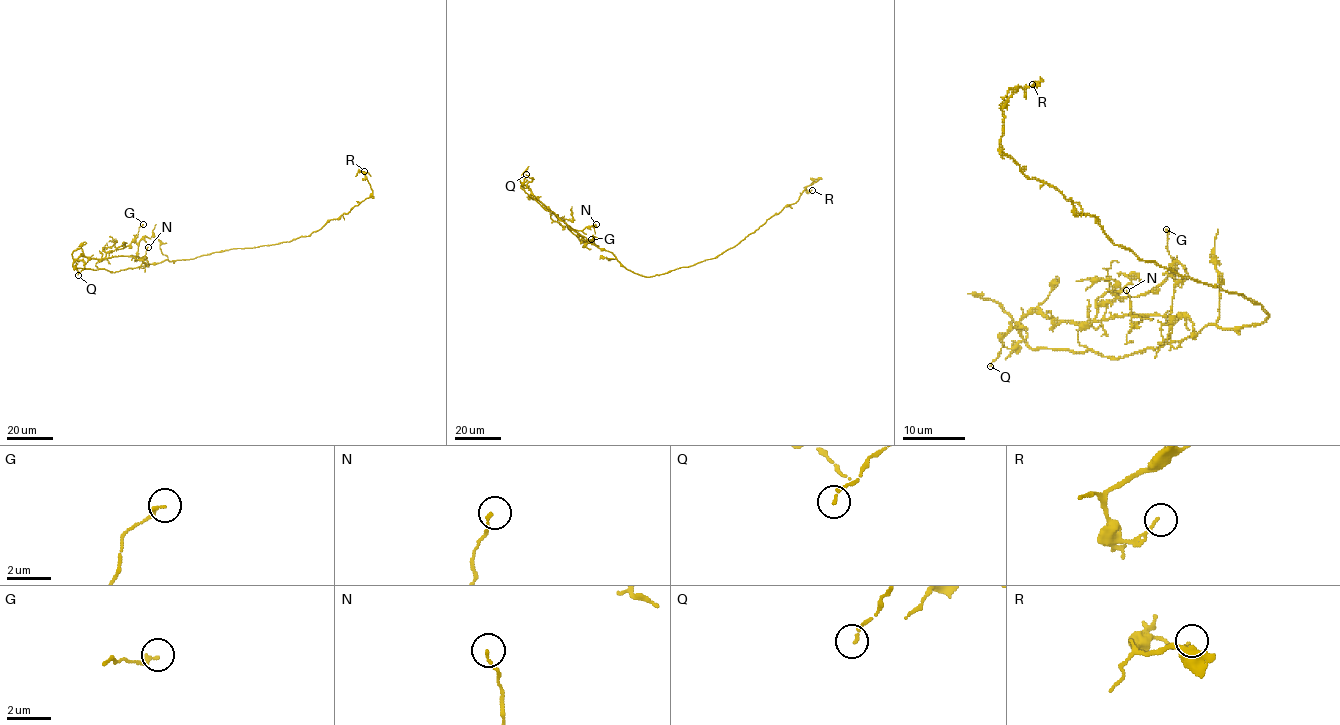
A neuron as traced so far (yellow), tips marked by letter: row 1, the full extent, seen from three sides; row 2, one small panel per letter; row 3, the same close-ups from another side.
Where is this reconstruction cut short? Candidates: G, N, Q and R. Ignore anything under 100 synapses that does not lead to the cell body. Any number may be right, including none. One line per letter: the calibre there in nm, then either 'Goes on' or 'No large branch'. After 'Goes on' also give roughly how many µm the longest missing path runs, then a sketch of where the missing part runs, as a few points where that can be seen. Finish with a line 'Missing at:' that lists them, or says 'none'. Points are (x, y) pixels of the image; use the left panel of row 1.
G: Thickness 140 nm. No large branch
N: Thickness 110 nm. No large branch
Q: Thickness 100 nm. No large branch
R: Thickness 110 nm. No large branch
Missing at: none

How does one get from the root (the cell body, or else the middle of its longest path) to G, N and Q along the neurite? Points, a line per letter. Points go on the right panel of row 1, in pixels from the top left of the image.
G: (1244, 297), (1262, 323), (1181, 341), (1167, 317), (1104, 319), (1170, 275), (1166, 229)
N: (1244, 297), (1268, 314), (1262, 323), (1207, 325), (1172, 341), (1175, 320), (1166, 315), (1131, 323), (1126, 290)
Q: (1244, 297), (1268, 314), (1262, 323), (1207, 325), (1181, 341), (1161, 315), (1029, 312), (990, 366)

